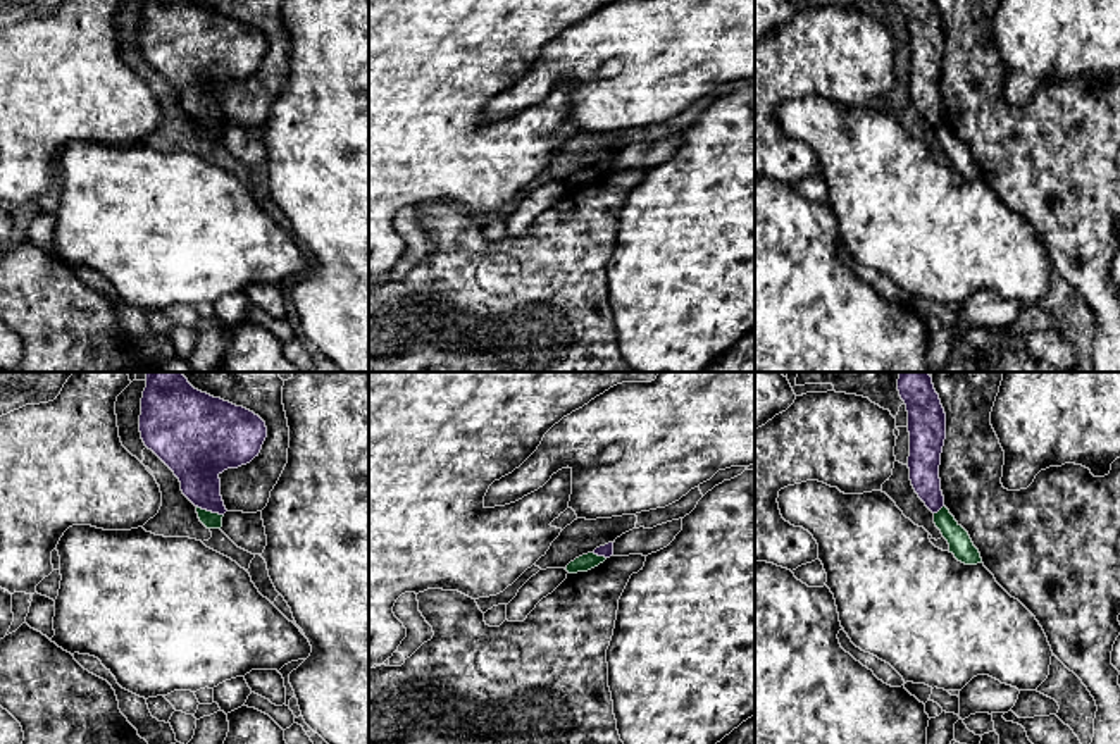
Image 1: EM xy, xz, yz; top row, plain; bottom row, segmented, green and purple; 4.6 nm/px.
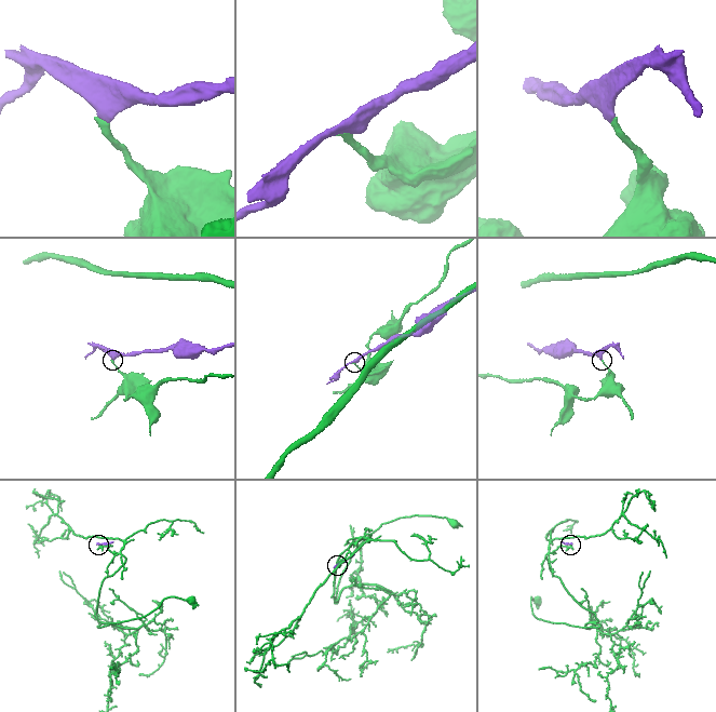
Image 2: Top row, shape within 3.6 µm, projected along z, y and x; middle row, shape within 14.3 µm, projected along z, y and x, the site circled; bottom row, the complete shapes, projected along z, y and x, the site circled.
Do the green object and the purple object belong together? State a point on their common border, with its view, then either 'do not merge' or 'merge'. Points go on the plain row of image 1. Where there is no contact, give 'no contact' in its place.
meets green in xy at (211, 126); do not merge

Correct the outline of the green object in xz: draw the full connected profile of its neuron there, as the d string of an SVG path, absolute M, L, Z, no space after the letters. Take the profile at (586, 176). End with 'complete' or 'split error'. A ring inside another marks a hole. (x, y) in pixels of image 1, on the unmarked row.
M588 167L588 169L576 172L574 176L570 176L565 184L569 188L588 186L588 184L598 181L600 177L603 177L605 174L607 174L605 170Z | complete

